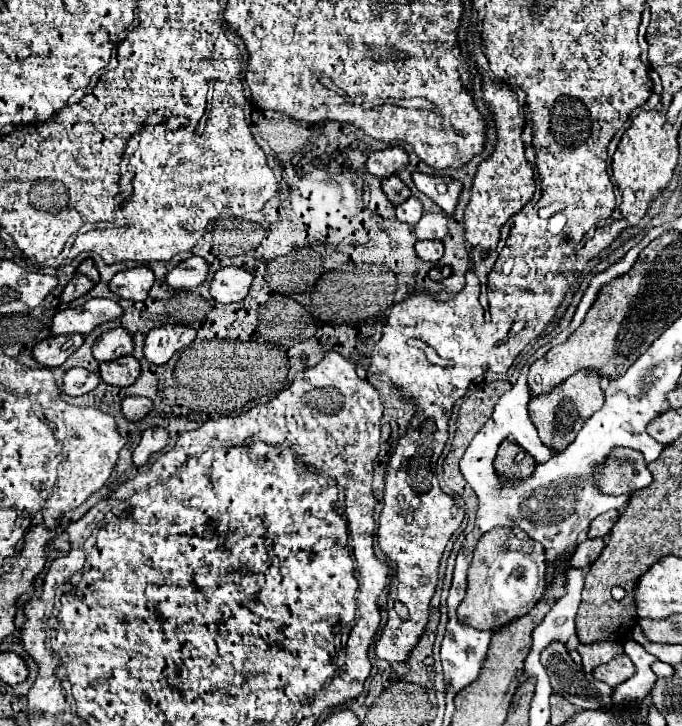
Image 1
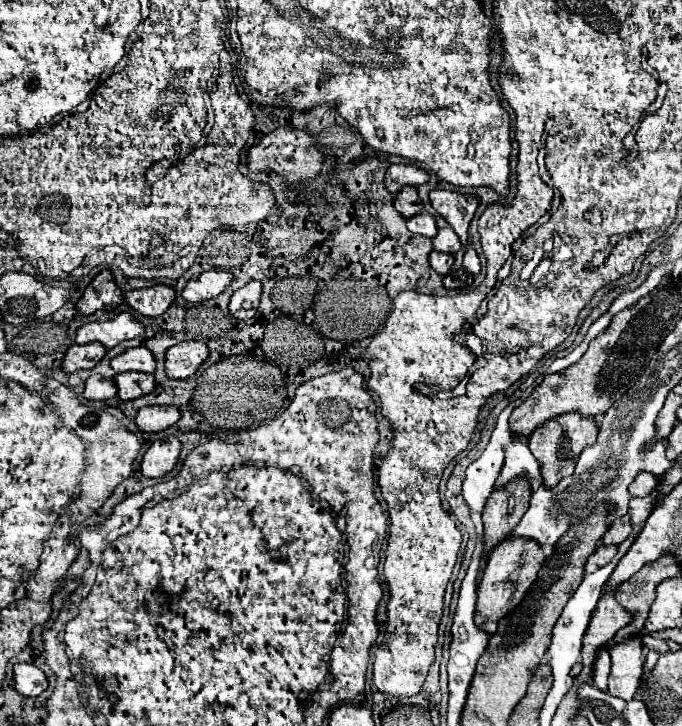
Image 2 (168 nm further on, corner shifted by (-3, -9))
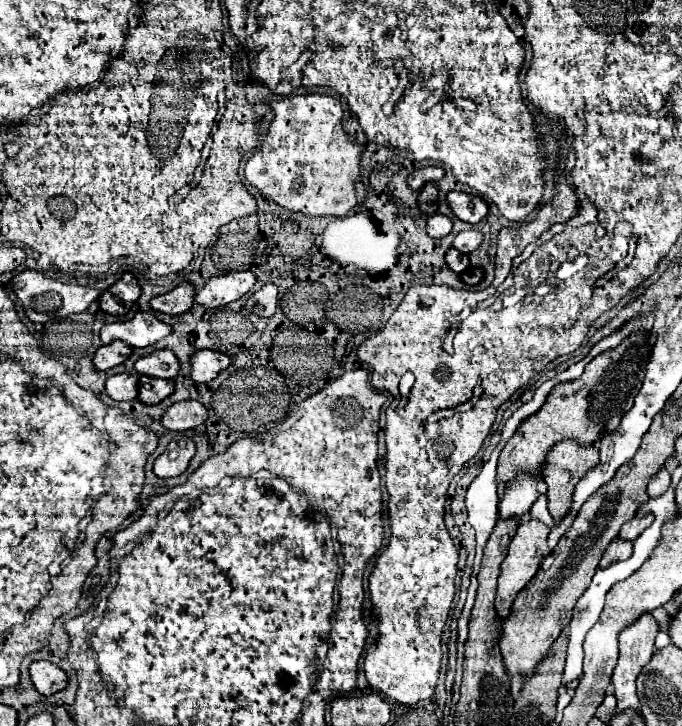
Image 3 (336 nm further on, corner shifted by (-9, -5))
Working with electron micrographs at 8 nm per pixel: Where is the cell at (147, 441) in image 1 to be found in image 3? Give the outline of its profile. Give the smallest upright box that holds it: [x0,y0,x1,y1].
[154,439,196,479]

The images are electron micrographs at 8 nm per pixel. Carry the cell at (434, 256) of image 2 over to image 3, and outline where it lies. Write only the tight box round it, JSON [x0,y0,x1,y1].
[446,249,470,273]

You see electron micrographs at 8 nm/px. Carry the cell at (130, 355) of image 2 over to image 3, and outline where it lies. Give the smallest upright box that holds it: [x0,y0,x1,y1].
[136,351,180,379]

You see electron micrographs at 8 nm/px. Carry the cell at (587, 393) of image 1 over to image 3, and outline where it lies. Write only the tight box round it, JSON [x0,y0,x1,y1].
[542,441,596,521]

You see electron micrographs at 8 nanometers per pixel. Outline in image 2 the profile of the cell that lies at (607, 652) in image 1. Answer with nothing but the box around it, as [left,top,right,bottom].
[592,649,610,691]

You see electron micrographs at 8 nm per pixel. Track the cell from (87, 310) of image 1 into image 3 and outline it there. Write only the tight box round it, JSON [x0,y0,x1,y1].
[100,313,172,347]

